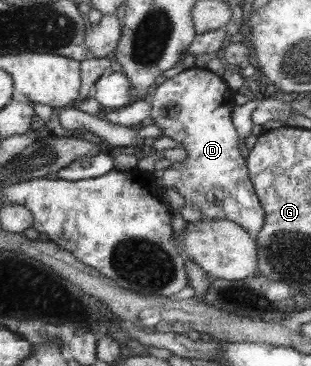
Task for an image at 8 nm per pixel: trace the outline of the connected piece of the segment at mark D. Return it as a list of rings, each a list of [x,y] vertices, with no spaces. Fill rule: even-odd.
[[[189,67],[172,79],[161,82],[149,98],[151,104],[149,117],[155,120],[156,127],[162,129],[161,136],[178,141],[179,147],[184,147],[189,156],[183,161],[172,163],[167,169],[154,172],[160,185],[174,187],[185,199],[185,203],[201,209],[206,220],[231,220],[255,235],[263,228],[267,215],[264,214],[263,205],[255,192],[254,182],[246,171],[246,161],[240,155],[240,136],[231,120],[234,107],[232,97],[234,91],[228,89],[228,85],[222,81],[222,76],[218,77],[204,68]]]

